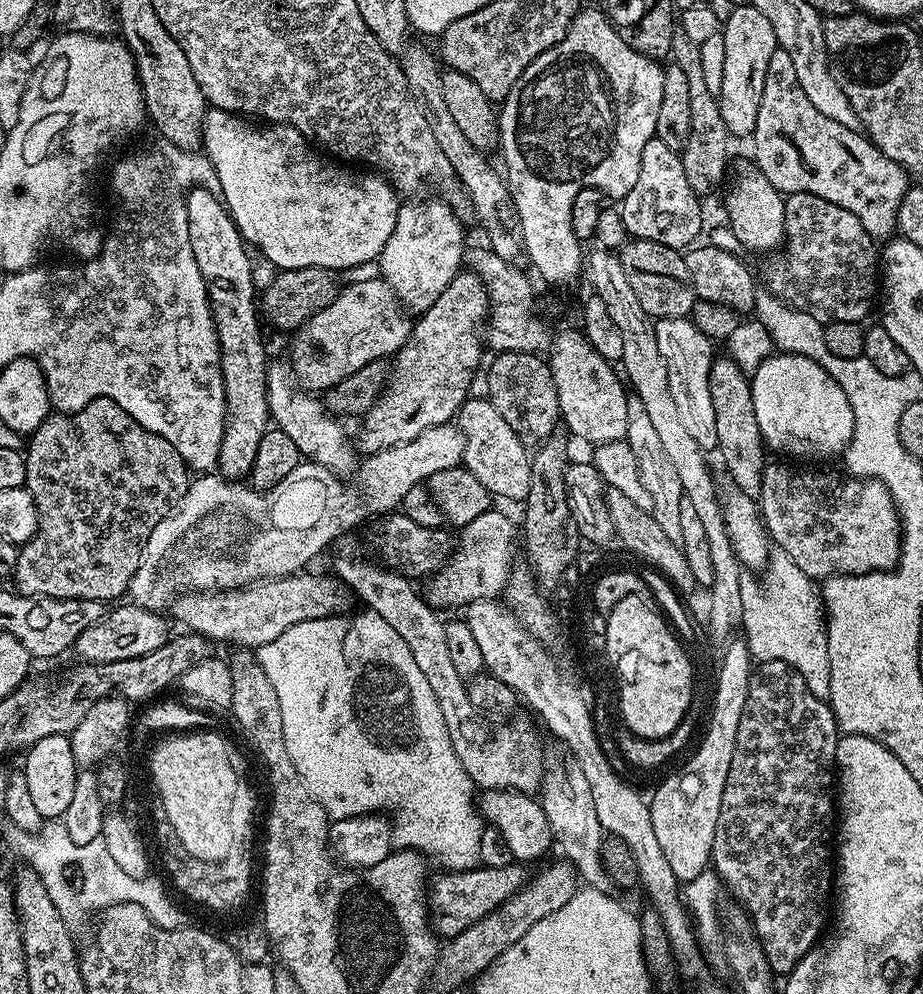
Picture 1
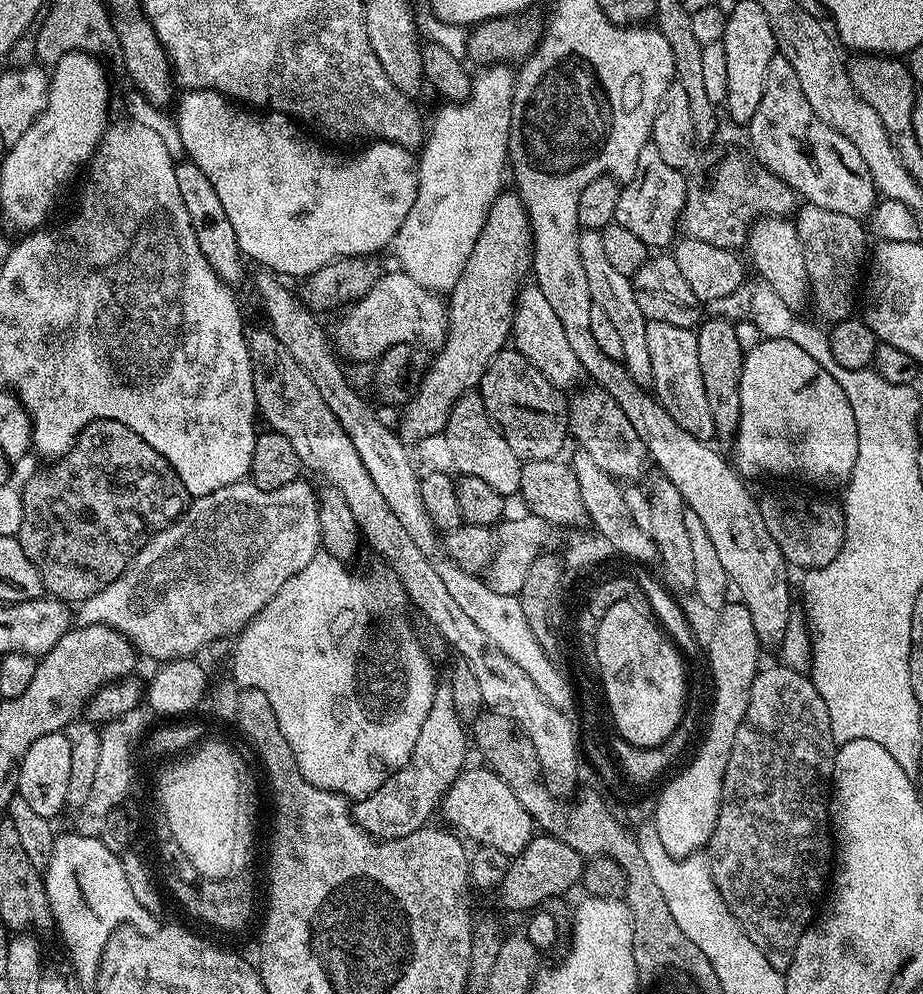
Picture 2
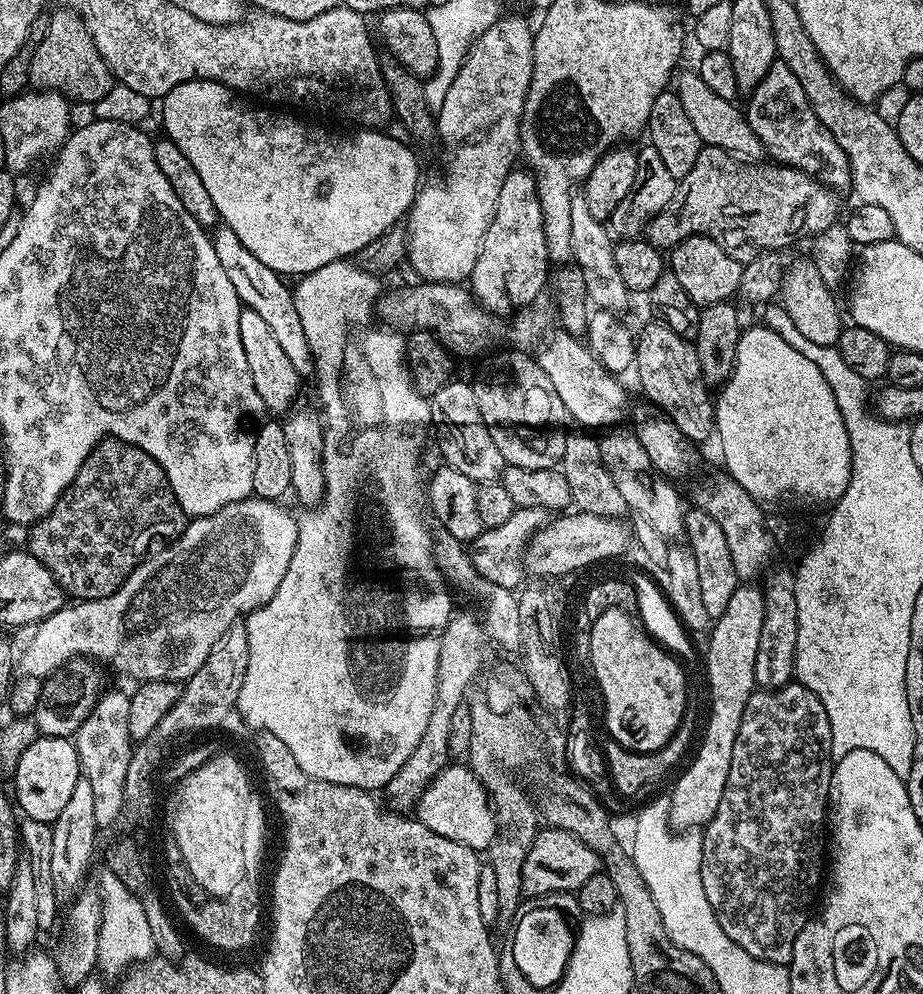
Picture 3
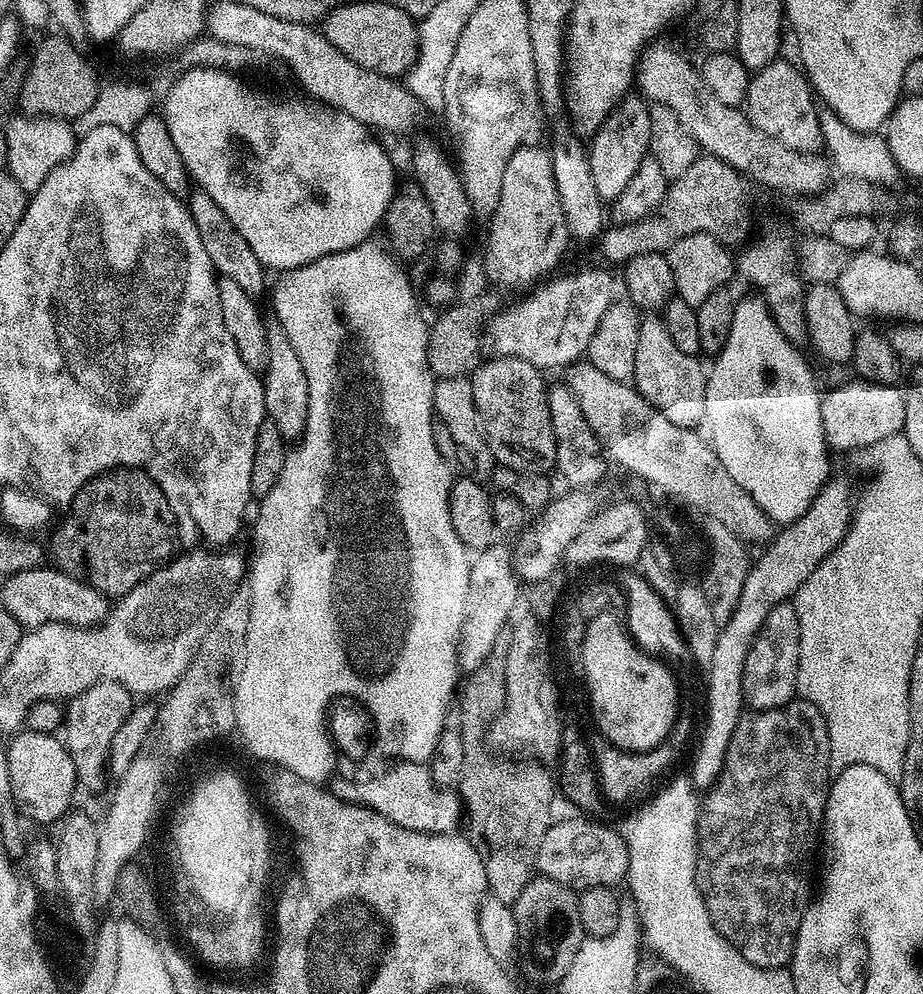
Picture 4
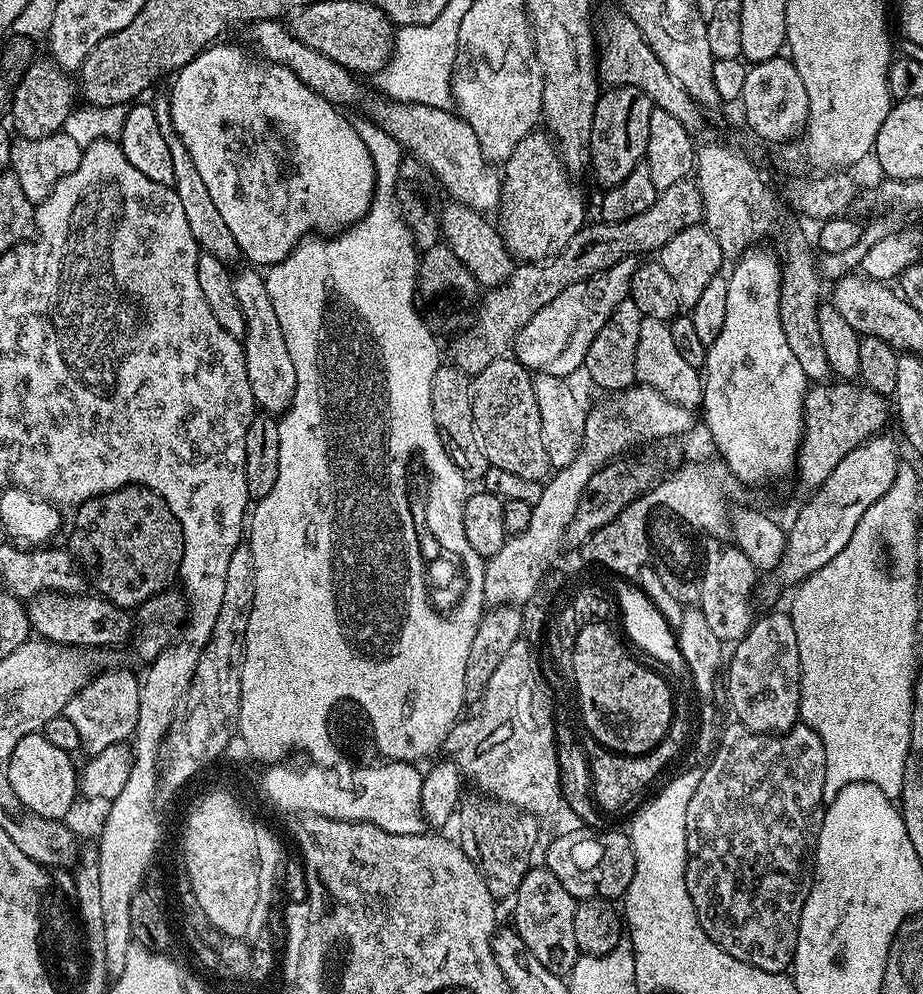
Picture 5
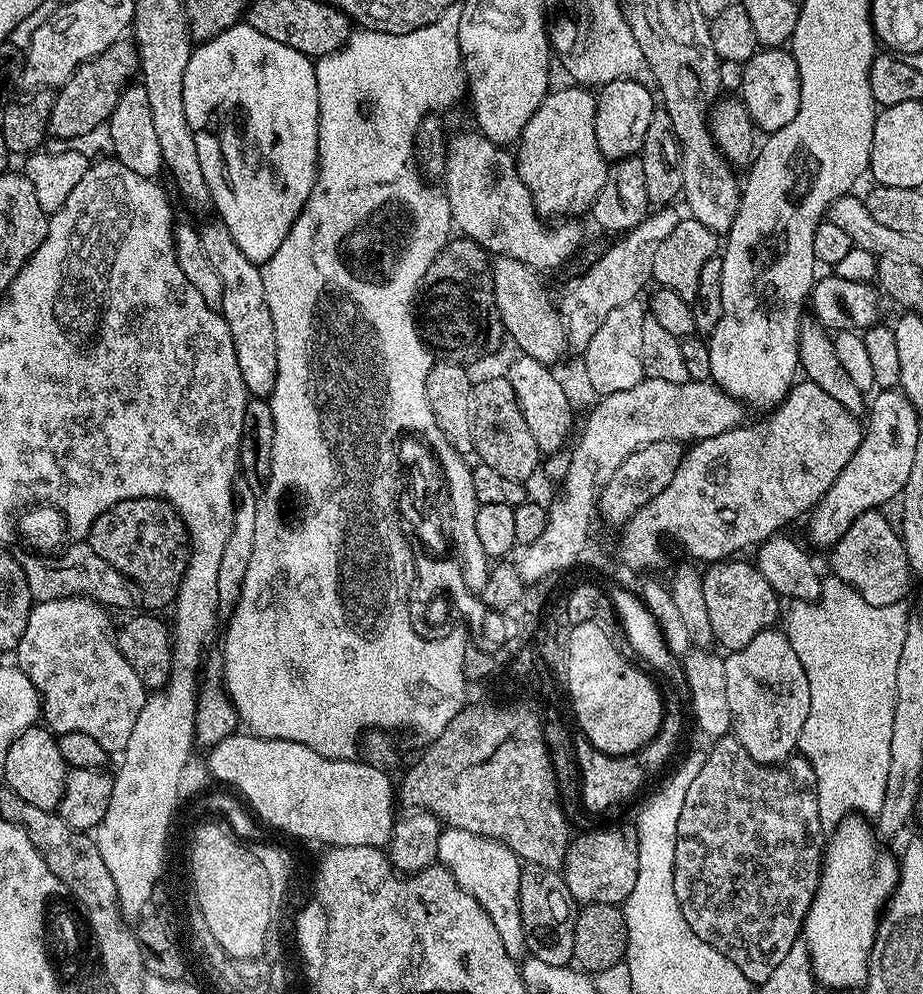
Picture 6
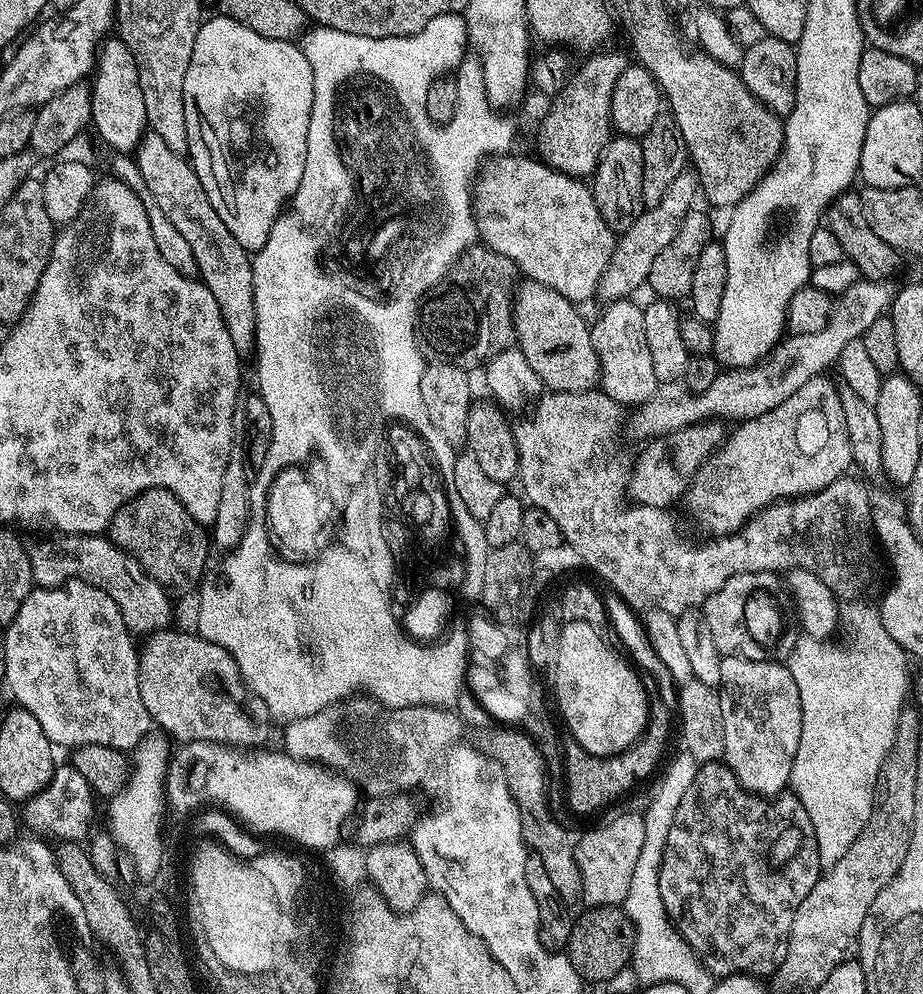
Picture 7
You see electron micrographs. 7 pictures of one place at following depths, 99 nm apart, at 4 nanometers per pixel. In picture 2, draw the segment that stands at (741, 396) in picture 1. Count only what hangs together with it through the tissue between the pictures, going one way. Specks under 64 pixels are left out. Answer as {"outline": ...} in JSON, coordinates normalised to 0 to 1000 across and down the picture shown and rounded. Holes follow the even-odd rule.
{"outline":[[[768,319],[753,331],[756,344],[756,368],[761,372],[761,388],[765,391],[765,404],[769,407],[769,421],[774,421],[775,442],[781,448],[792,448],[797,442],[804,416],[802,385],[808,352],[800,344],[797,327],[782,320]]]}

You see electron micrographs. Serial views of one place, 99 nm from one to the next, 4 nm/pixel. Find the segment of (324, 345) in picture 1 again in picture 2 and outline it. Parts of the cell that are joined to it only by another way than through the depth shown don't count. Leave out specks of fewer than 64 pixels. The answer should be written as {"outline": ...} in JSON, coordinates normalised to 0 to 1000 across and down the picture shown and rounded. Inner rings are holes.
{"outline":[[[436,272],[417,273],[415,280],[405,284],[405,288],[390,302],[385,303],[376,311],[378,313],[368,322],[364,330],[363,347],[373,352],[374,356],[381,362],[400,362],[406,364],[412,357],[423,348],[436,348],[437,346],[449,346],[460,352],[476,352],[481,347],[481,341],[485,335],[485,311],[482,303],[476,297],[449,284],[444,276]]]}

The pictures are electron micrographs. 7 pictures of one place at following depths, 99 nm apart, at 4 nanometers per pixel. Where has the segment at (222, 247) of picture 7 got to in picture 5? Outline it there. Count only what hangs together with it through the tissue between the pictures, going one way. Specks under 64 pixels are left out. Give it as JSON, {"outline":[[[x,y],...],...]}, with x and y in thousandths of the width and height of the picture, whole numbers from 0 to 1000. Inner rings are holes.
{"outline":[[[264,268],[251,279],[254,298],[258,300],[258,308],[262,312],[262,320],[267,324],[267,332],[262,339],[264,359],[267,360],[267,376],[278,407],[287,415],[307,416],[316,406],[321,391],[319,363],[314,360],[314,351],[310,348],[310,340],[306,340],[306,328],[301,324],[301,316],[297,316],[297,304],[293,304],[293,296],[288,292],[286,278],[276,269]]]}

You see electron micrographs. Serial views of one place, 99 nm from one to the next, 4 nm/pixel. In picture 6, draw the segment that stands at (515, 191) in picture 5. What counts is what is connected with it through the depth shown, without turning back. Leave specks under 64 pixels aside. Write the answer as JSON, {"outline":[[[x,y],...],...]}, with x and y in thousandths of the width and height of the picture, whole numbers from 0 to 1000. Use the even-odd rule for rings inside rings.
{"outline":[[[619,88],[595,92],[579,119],[570,123],[557,153],[561,175],[589,219],[624,219],[627,213],[636,214],[659,178],[661,165],[648,151],[648,135],[644,135],[646,97],[636,88]]]}

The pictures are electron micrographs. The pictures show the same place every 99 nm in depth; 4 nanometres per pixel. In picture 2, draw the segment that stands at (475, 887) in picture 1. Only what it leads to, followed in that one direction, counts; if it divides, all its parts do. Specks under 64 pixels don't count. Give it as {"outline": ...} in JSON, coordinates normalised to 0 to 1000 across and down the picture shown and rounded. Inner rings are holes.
{"outline":[[[595,839],[577,843],[563,860],[554,862],[548,883],[540,891],[542,909],[555,918],[568,918],[588,905],[598,905],[610,897],[629,888],[633,879],[634,862],[620,854],[605,842]]]}

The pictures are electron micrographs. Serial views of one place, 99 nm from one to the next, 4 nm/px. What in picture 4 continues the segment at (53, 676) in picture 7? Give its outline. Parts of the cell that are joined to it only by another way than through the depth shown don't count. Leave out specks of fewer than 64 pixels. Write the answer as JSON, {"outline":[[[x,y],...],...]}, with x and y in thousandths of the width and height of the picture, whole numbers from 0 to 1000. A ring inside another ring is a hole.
{"outline":[[[104,688],[92,694],[88,700],[79,700],[73,705],[67,743],[80,767],[82,783],[88,794],[96,793],[100,797],[112,795],[113,781],[115,782],[117,777],[119,746],[124,746],[128,730],[137,726],[144,707],[143,697],[137,695],[131,688]]]}

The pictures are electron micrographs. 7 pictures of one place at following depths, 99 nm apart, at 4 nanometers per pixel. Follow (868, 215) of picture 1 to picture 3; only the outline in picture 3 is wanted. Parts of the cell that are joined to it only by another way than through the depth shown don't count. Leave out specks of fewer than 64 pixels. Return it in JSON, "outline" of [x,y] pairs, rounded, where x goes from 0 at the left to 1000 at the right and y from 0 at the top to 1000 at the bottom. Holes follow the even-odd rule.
{"outline":[[[842,59],[830,70],[830,78],[821,82],[821,87],[809,98],[808,116],[817,135],[828,144],[829,154],[837,162],[855,169],[869,171],[874,177],[887,181],[894,189],[907,191],[918,190],[923,184],[923,172],[919,170],[919,157],[908,147],[908,143],[886,123],[878,103],[873,99],[873,91],[869,91],[869,82],[860,78],[856,66]]]}

